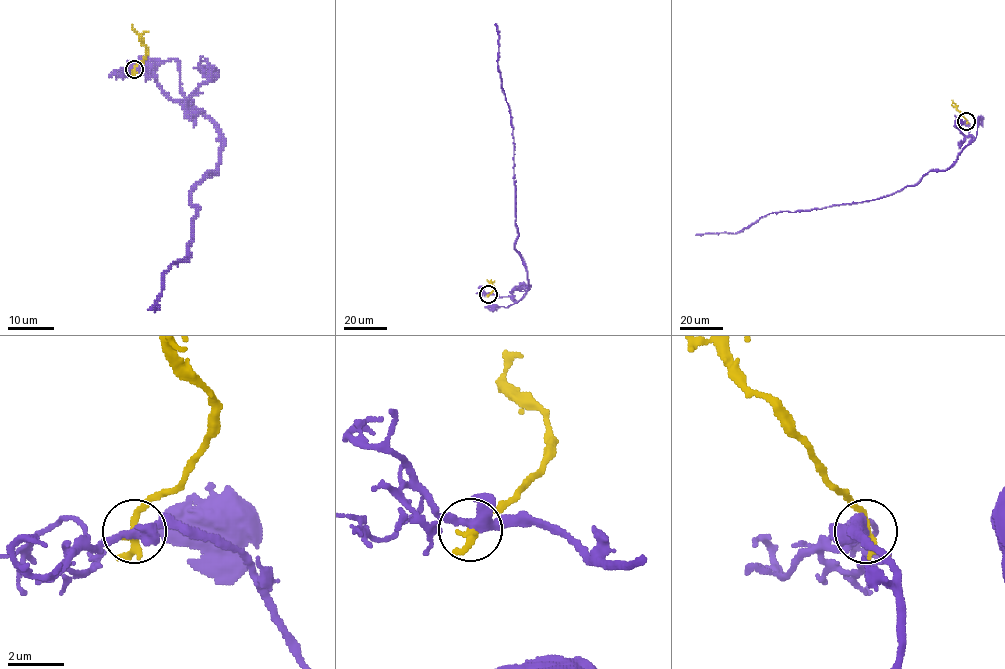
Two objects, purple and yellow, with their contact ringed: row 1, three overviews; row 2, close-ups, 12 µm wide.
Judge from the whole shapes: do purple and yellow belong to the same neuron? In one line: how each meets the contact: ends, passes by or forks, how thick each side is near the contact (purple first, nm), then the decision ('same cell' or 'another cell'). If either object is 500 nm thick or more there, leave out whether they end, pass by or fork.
purple forks | yellow passes by | 320/240 nm | another cell

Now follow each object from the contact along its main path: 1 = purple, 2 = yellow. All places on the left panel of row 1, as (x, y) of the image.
1: (135, 69), (147, 69), (172, 100), (191, 104), (180, 88), (179, 64), (175, 59), (145, 66)
2: (135, 69), (146, 53), (146, 47), (131, 24)

